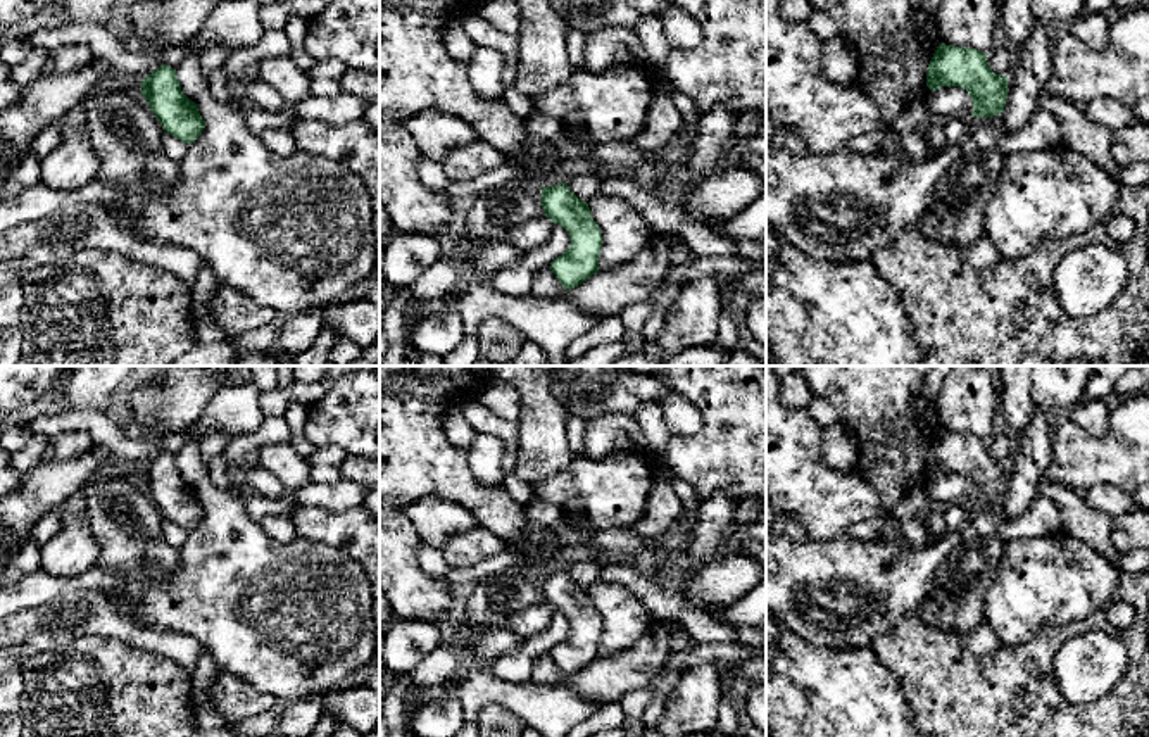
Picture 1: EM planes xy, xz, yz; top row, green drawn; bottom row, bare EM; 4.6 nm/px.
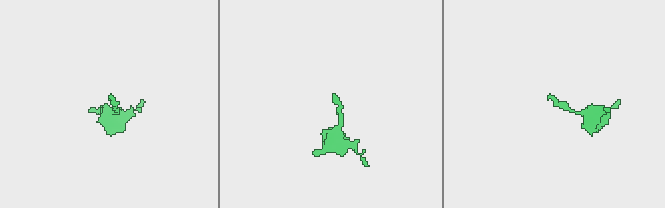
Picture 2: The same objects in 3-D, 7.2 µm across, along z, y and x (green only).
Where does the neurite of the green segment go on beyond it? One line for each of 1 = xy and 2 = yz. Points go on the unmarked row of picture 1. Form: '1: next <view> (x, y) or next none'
1: next none
2: next none

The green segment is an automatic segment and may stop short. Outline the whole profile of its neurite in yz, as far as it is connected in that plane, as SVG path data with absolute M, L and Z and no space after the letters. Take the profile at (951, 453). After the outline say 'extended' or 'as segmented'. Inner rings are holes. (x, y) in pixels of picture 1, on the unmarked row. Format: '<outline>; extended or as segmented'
M940 430L928 450L926 473L935 478L942 473L958 473L970 480L973 504L994 504L1004 499L1008 464L995 461L987 440Z; as segmented

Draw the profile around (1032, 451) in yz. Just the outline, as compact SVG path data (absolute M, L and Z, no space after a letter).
M1035 407L1027 428L1013 437L1013 457L1008 463L1008 485L1002 499L1006 518L1021 516L1040 495L1039 485L1047 476L1052 459L1052 423L1052 414Z

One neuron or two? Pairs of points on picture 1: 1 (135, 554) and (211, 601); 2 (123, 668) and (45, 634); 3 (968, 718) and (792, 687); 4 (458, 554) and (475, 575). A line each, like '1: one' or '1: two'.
1: two
2: two
3: two
4: two

